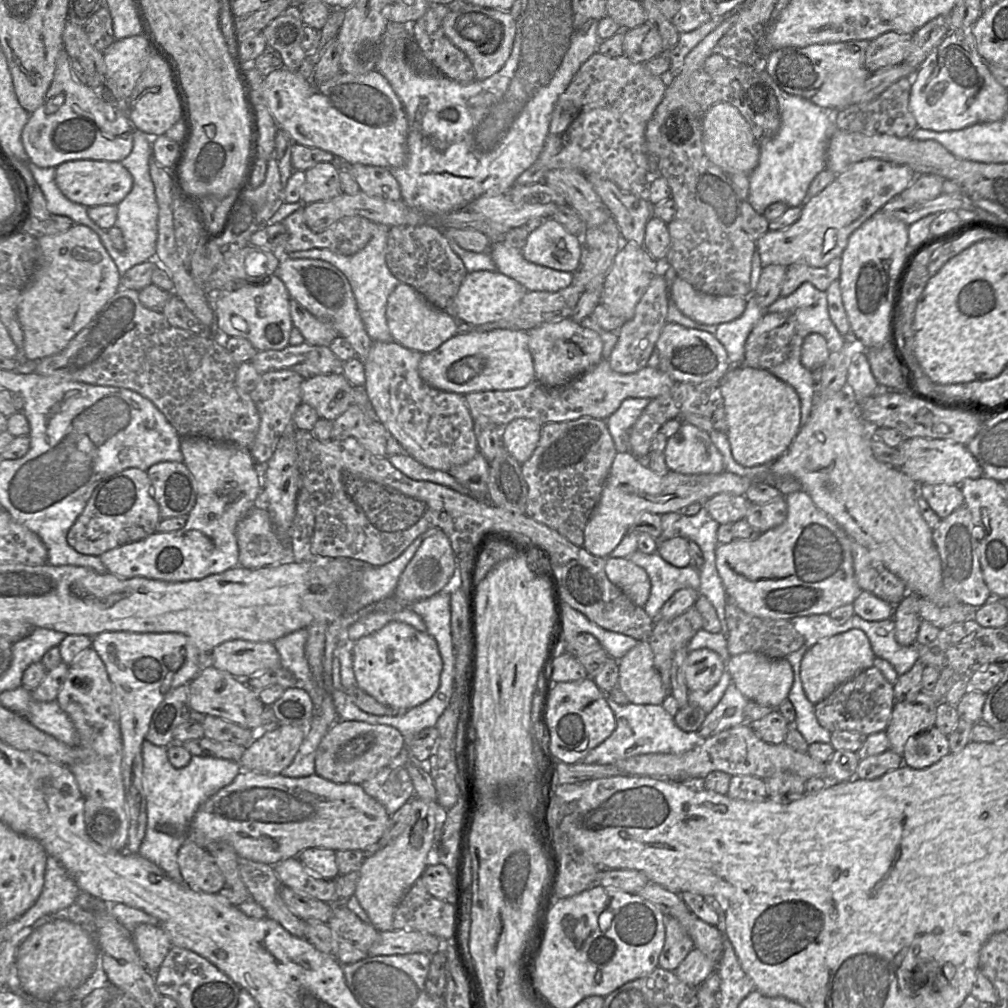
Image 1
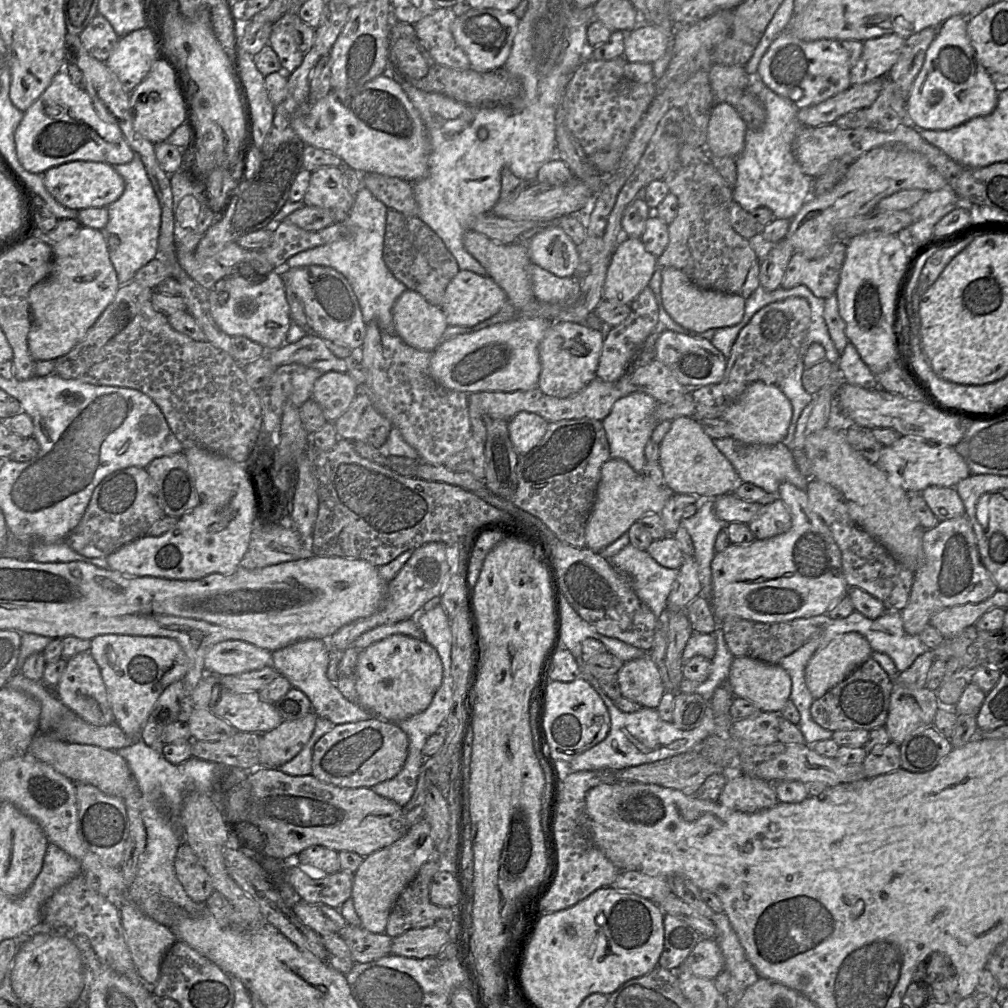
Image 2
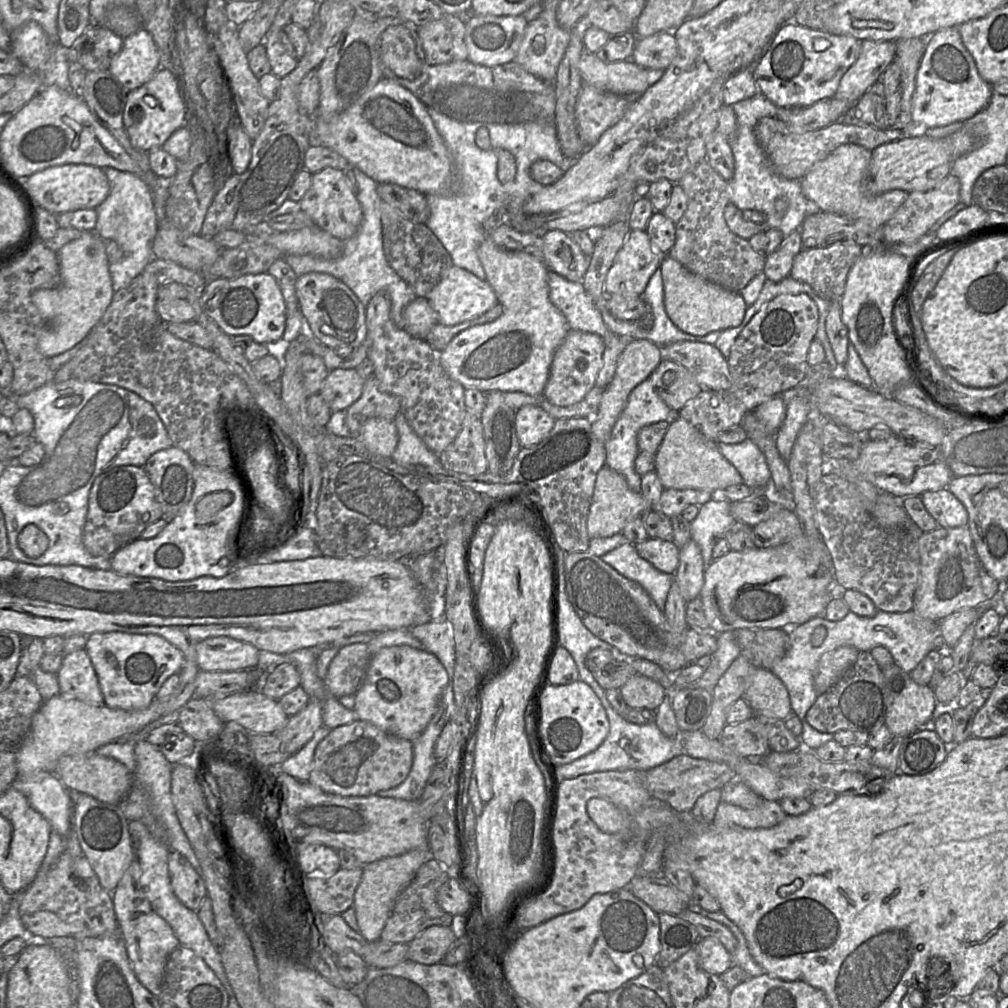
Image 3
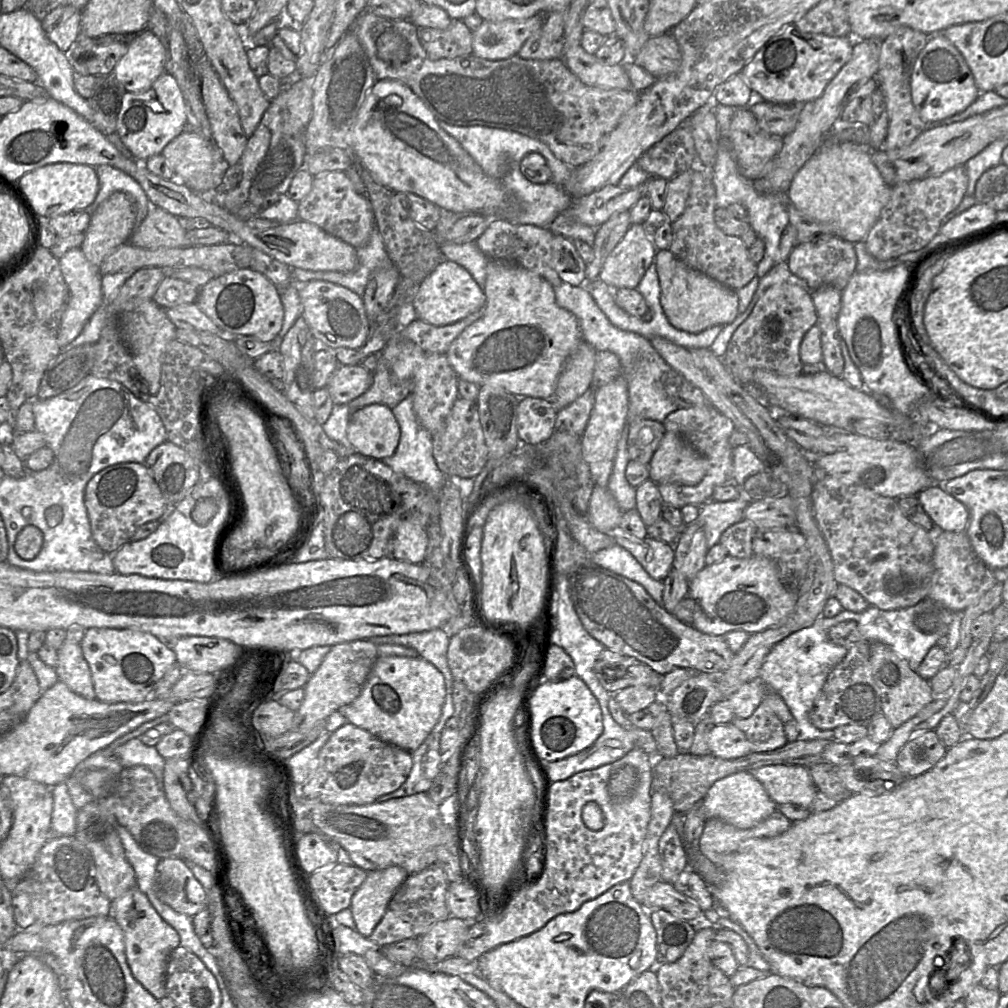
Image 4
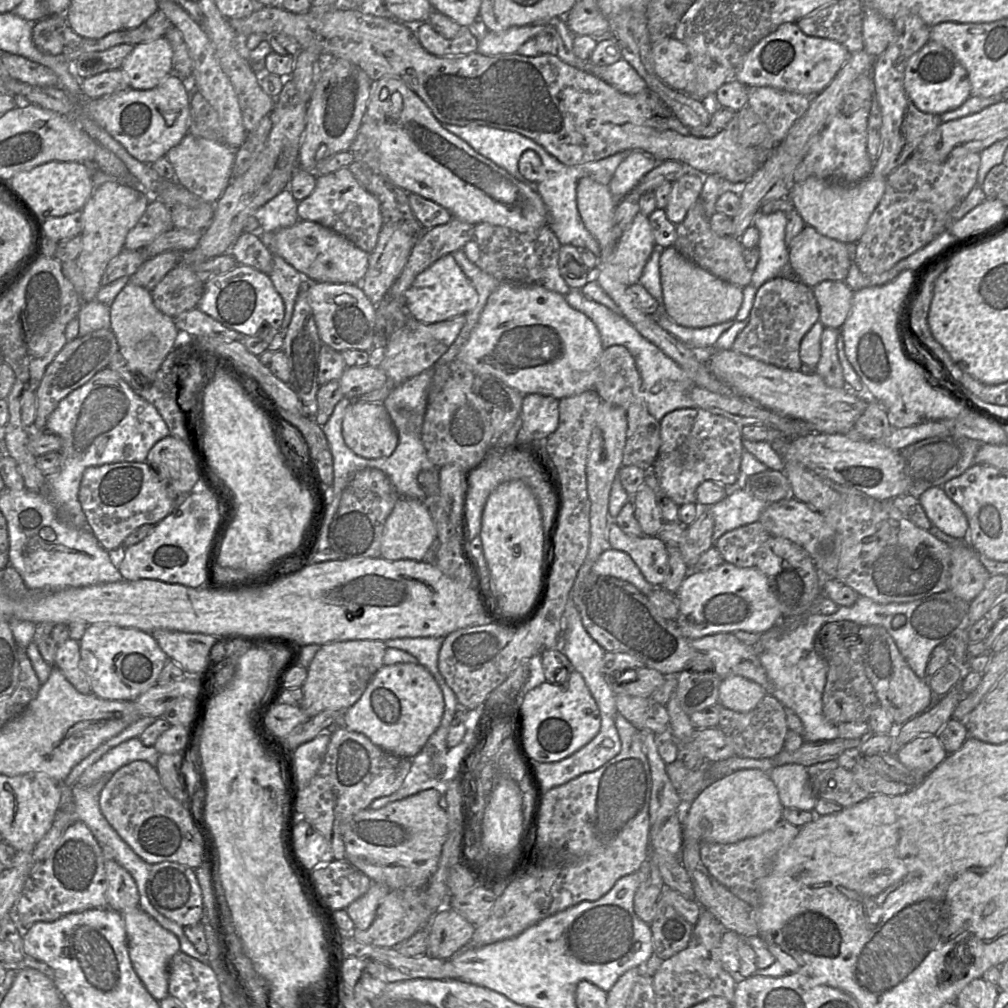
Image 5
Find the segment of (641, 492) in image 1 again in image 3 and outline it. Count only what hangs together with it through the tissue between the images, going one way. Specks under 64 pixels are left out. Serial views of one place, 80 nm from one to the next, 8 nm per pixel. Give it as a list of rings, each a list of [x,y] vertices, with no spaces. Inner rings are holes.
[[[604,465],[597,474],[594,492],[587,518],[587,533],[590,538],[604,538],[621,533],[625,525],[650,510],[640,492],[633,491],[625,478]]]

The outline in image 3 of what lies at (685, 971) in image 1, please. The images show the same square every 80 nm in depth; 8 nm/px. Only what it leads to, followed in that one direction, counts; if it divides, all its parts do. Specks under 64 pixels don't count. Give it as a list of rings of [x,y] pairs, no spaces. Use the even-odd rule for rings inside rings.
[[[701,938],[696,944],[699,967],[710,973],[721,975],[733,964],[733,956],[716,938]]]

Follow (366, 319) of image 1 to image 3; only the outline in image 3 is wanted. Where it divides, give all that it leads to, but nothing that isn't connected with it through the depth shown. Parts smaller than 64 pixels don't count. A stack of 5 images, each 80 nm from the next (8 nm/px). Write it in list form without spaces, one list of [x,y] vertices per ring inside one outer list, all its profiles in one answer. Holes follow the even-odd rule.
[[[352,167],[358,183],[357,200],[362,209],[362,222],[355,235],[343,242],[342,255],[326,260],[313,255],[284,255],[282,258],[297,277],[310,272],[329,274],[343,282],[366,307],[371,298],[380,291],[388,293],[391,300],[391,318],[394,324],[404,329],[404,310],[417,296],[412,288],[391,268],[383,251],[381,226],[381,198],[377,194],[377,182],[356,167]]]

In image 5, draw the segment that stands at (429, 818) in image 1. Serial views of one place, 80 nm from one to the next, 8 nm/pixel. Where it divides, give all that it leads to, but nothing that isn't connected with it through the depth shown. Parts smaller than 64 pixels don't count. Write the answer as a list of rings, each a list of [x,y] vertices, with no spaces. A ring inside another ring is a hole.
[[[372,882],[370,889],[345,909],[356,929],[369,928],[381,900],[389,891],[390,889],[386,885]]]

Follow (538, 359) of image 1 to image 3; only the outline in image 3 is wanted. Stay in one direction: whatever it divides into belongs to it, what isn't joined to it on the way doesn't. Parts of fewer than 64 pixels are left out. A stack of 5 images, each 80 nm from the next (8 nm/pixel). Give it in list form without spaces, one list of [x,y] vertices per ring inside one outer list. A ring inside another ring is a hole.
[[[570,329],[554,353],[543,397],[551,404],[560,407],[567,407],[580,402],[595,386],[598,372],[603,363],[604,348],[605,344],[599,335]]]

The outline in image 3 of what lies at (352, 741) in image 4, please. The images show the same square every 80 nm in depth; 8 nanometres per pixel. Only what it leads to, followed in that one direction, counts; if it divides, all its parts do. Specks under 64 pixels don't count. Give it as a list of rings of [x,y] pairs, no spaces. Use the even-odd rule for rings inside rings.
[[[357,719],[333,728],[316,746],[313,768],[307,781],[340,796],[369,796],[401,784],[413,763],[413,742]]]

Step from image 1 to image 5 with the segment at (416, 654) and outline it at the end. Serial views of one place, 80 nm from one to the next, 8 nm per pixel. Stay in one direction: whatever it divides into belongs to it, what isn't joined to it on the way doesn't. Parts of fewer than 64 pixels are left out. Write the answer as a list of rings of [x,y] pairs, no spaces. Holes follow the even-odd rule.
[[[419,663],[383,665],[360,699],[345,711],[342,726],[364,734],[385,751],[412,759],[440,725],[444,707],[442,690],[424,666]]]

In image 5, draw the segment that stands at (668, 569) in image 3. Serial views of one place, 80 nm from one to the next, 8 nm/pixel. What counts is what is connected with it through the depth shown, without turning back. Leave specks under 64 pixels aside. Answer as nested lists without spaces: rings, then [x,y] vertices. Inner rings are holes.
[[[611,521],[607,526],[607,541],[608,547],[627,553],[650,584],[662,587],[669,555],[666,543],[658,536],[634,536]]]

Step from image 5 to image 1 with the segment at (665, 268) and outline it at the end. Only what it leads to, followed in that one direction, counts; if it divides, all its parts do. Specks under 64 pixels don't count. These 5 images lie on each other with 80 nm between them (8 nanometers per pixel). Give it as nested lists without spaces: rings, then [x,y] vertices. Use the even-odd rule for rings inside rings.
[[[679,276],[670,284],[669,297],[682,314],[705,325],[733,321],[744,313],[747,305],[745,296],[706,294]]]

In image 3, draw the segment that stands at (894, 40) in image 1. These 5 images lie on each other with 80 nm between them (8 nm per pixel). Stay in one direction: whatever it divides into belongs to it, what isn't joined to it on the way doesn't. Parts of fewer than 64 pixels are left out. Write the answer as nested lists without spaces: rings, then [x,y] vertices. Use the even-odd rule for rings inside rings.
[[[861,41],[859,57],[841,78],[834,98],[857,102],[874,84],[881,82],[895,55],[895,41]]]

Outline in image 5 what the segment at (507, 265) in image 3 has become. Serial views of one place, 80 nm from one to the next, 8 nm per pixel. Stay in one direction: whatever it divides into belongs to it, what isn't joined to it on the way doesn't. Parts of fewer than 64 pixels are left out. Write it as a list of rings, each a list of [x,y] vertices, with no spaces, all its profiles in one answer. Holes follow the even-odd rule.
[[[500,283],[496,290],[489,296],[477,326],[472,331],[468,341],[457,354],[456,358],[466,364],[474,375],[492,375],[523,395],[542,394],[552,396],[560,400],[562,398],[571,397],[588,390],[595,390],[595,384],[599,376],[600,358],[603,350],[604,348],[601,343],[600,334],[594,323],[582,312],[572,308],[566,302],[563,295],[547,290],[541,286]]]

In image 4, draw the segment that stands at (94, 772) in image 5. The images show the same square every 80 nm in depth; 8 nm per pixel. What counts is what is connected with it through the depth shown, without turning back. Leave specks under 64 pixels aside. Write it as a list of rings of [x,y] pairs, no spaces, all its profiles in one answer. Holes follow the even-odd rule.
[[[133,738],[116,748],[114,755],[124,768],[135,765],[146,766],[162,786],[165,758],[155,746],[147,746],[140,738]]]

